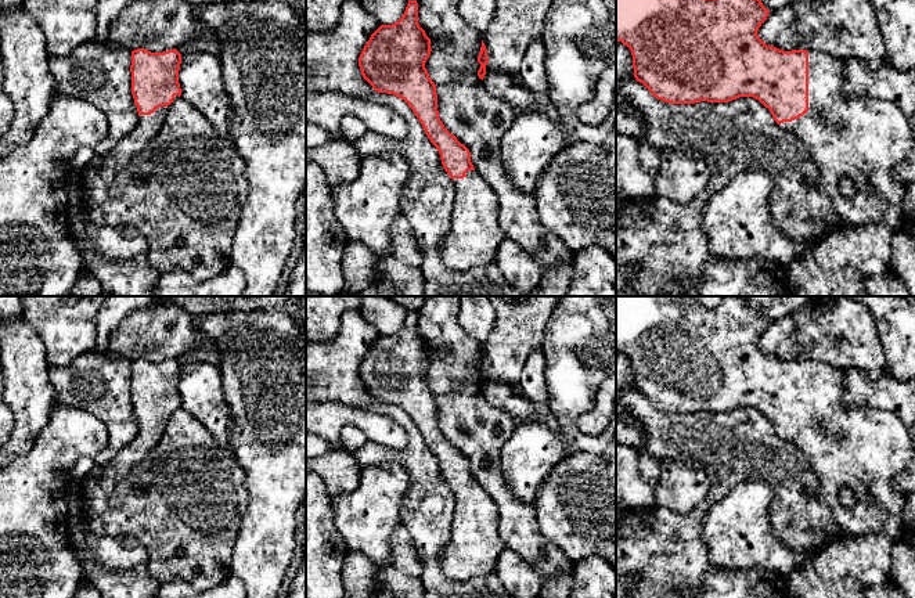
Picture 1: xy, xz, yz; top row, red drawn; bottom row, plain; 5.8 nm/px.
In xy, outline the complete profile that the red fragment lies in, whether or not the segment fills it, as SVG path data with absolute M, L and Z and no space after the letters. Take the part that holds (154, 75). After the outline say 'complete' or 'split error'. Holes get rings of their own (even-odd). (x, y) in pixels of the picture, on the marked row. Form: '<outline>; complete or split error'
M145 48L132 51L132 94L138 112L138 123L111 152L94 156L80 170L79 185L84 206L102 203L118 173L159 133L170 104L181 96L179 83L180 64L181 54L176 48L163 53L151 53Z; split error

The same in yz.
M616 0L616 42L630 48L635 80L658 100L670 104L728 102L739 97L759 100L781 129L803 141L819 169L833 209L846 226L886 223L901 230L905 185L894 179L893 172L914 145L904 112L891 101L846 97L843 62L839 57L767 46L757 30L768 14L770 10L761 0ZM843 177L855 184L853 197L840 194Z; split error

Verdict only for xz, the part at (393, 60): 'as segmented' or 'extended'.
extended

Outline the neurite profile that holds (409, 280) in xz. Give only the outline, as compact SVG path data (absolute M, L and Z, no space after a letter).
M390 255L379 257L377 275L392 282L399 296L424 296L425 277L419 266L404 264Z

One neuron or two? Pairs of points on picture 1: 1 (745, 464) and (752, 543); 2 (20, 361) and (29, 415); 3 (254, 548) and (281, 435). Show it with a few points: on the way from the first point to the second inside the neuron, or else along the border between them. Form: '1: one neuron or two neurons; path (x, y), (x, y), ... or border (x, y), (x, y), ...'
1: two neurons; border (771, 486), (763, 481), (742, 481), (719, 500)
2: one neuron; path (26, 375), (29, 402)
3: one neuron; path (270, 521), (281, 463)

